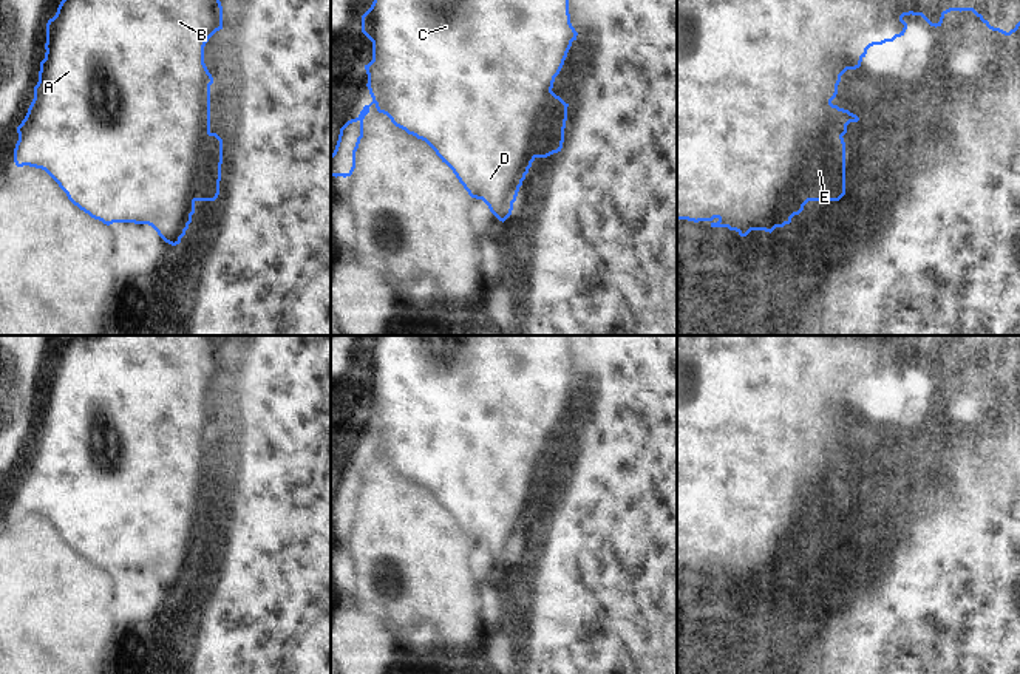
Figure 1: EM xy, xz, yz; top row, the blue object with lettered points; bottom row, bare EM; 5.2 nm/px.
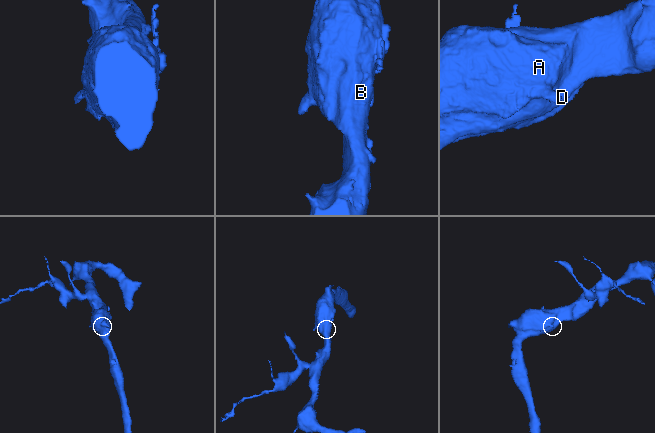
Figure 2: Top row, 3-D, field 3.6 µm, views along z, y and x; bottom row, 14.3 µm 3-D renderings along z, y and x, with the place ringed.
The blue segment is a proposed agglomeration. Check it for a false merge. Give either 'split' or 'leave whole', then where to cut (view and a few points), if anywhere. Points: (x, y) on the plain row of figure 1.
leave whole | no cut

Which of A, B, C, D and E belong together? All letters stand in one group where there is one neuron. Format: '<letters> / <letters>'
A B C D E

